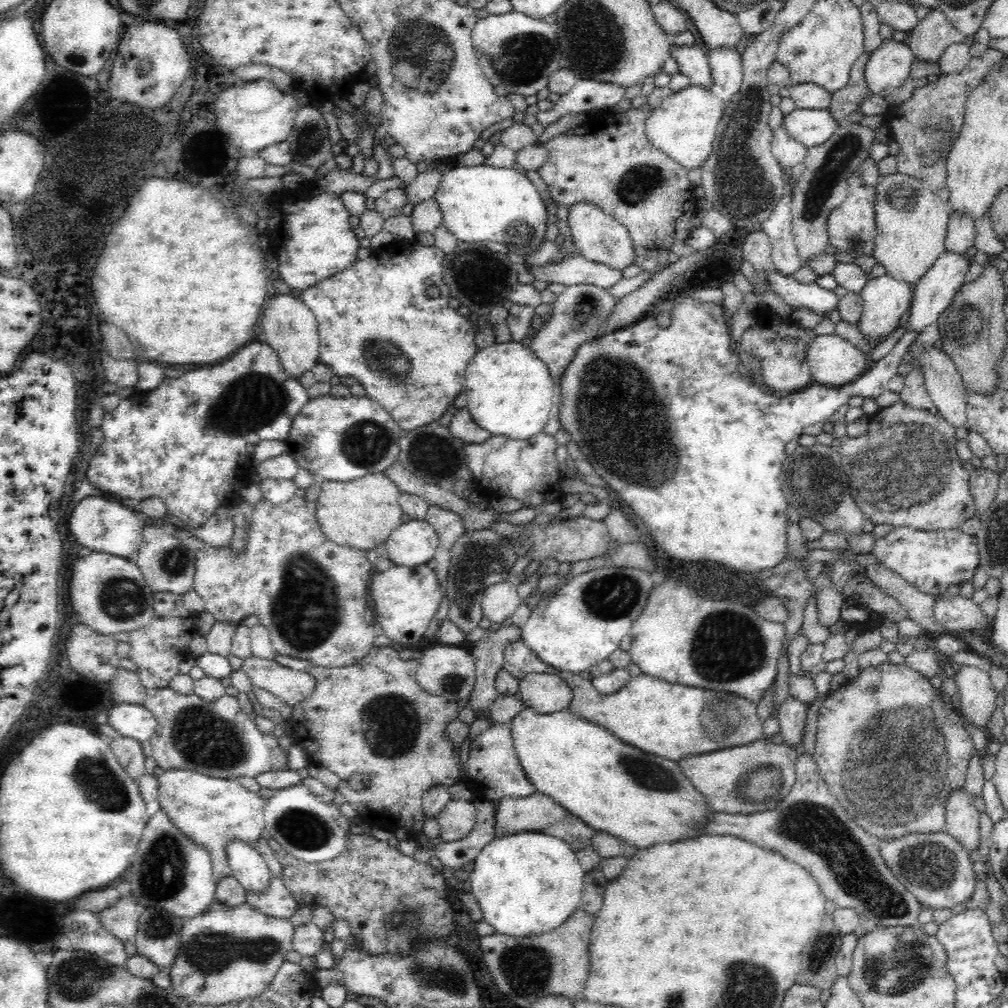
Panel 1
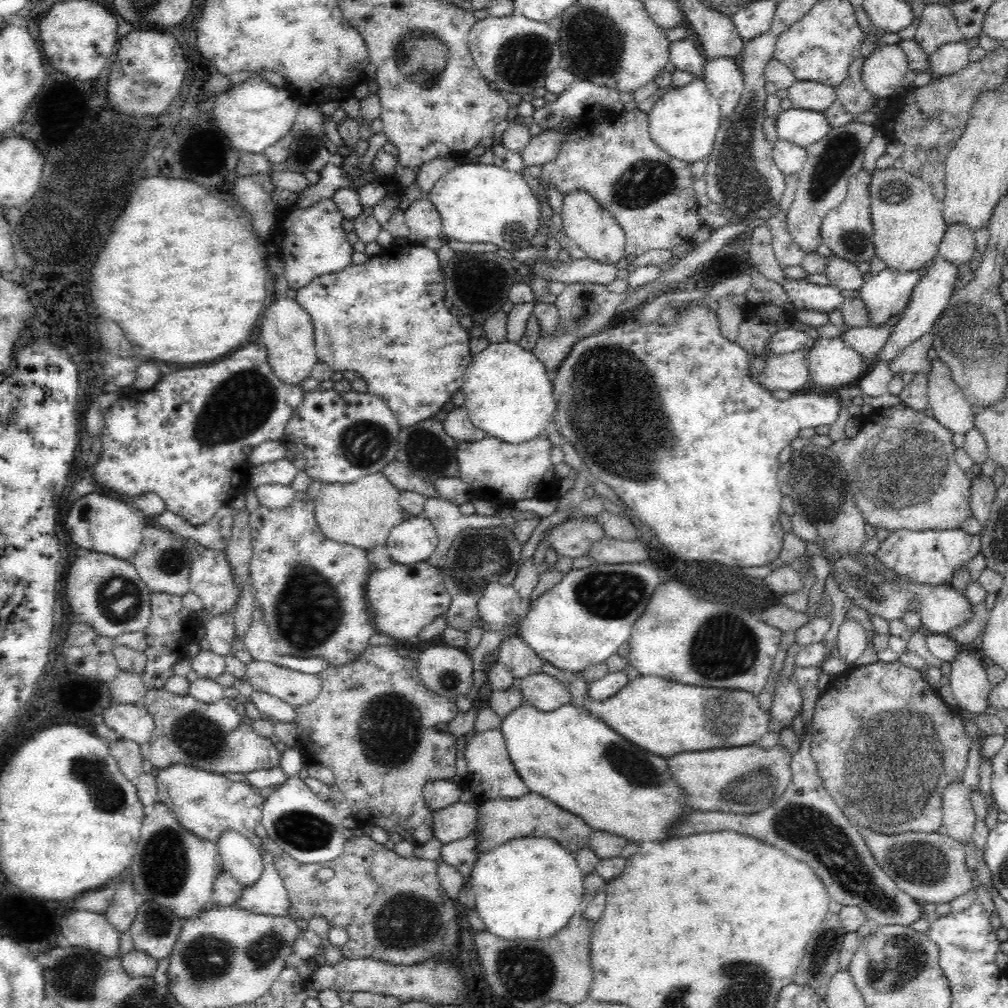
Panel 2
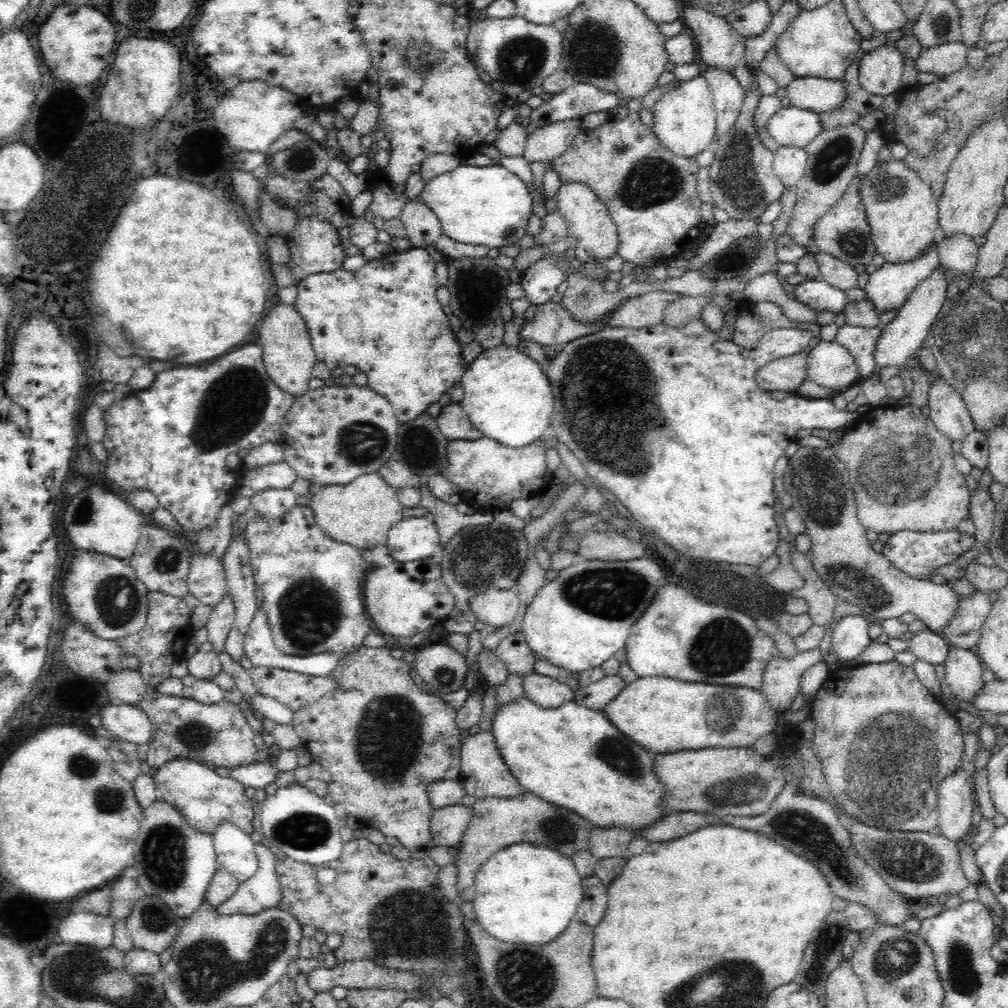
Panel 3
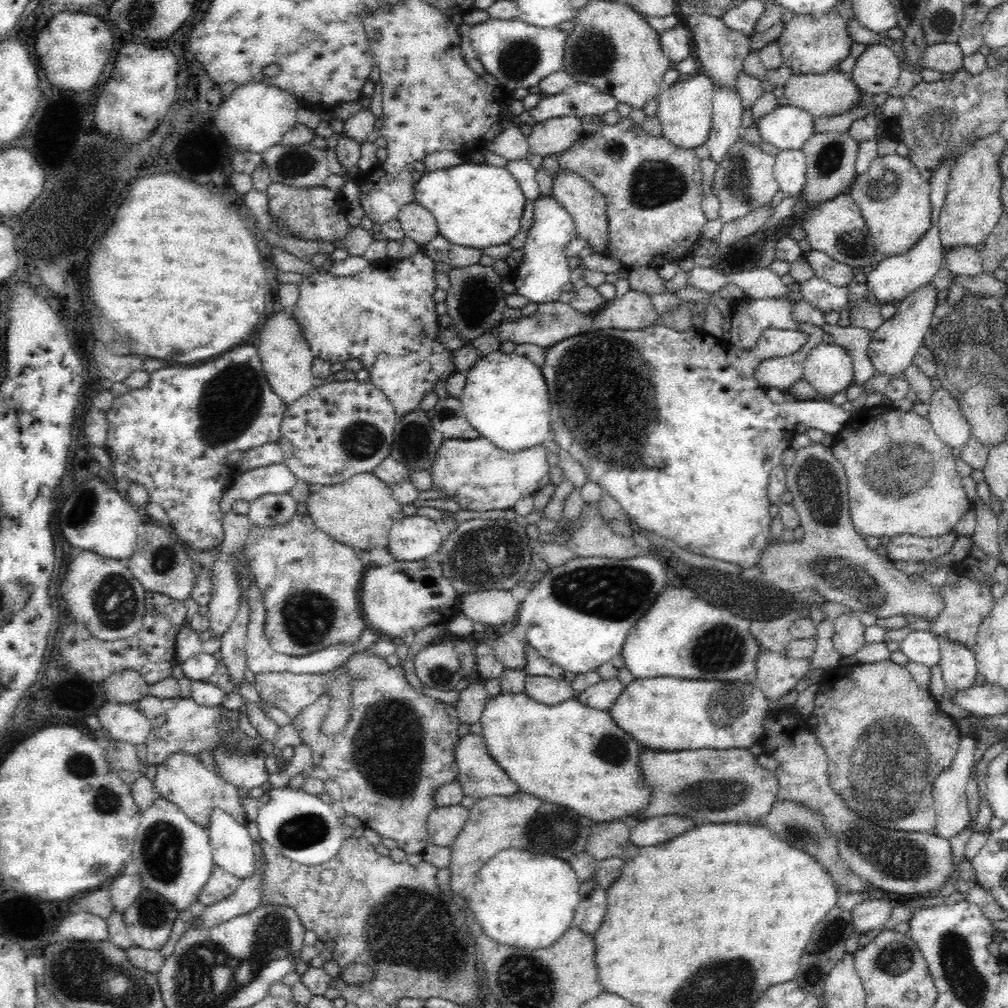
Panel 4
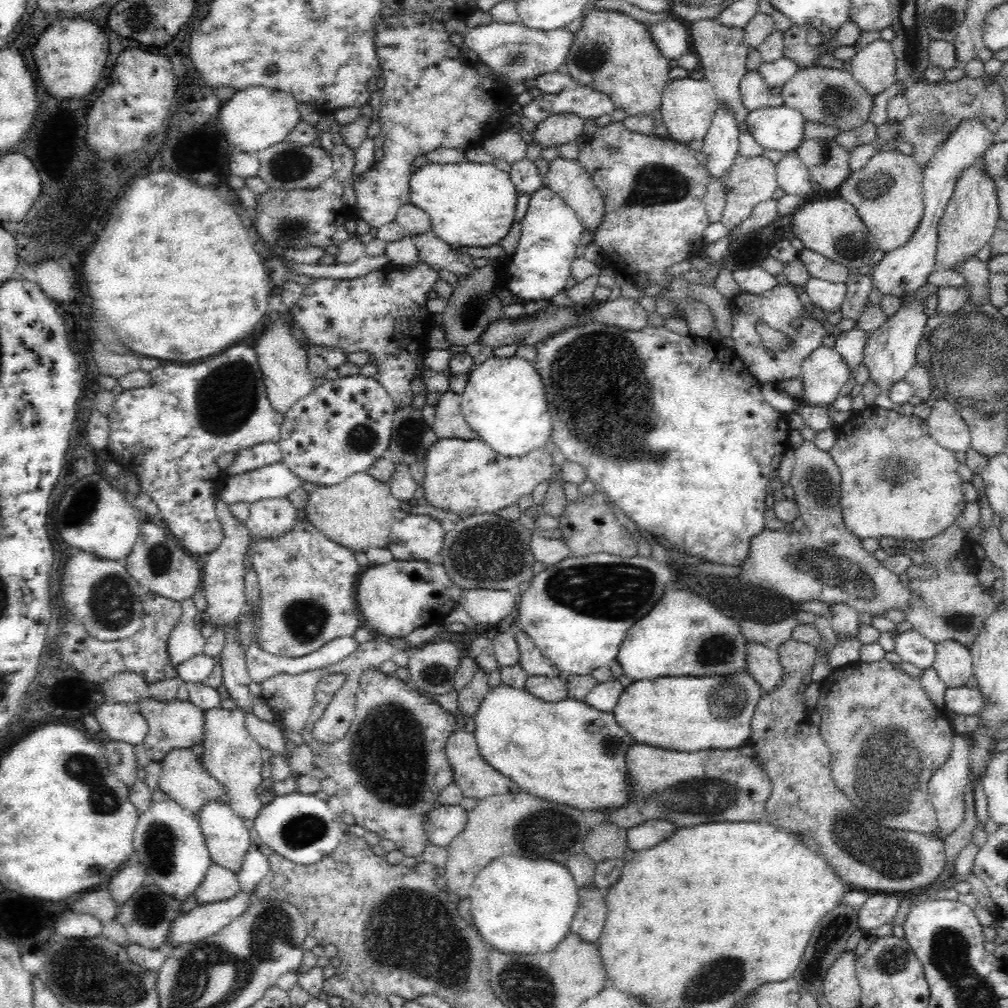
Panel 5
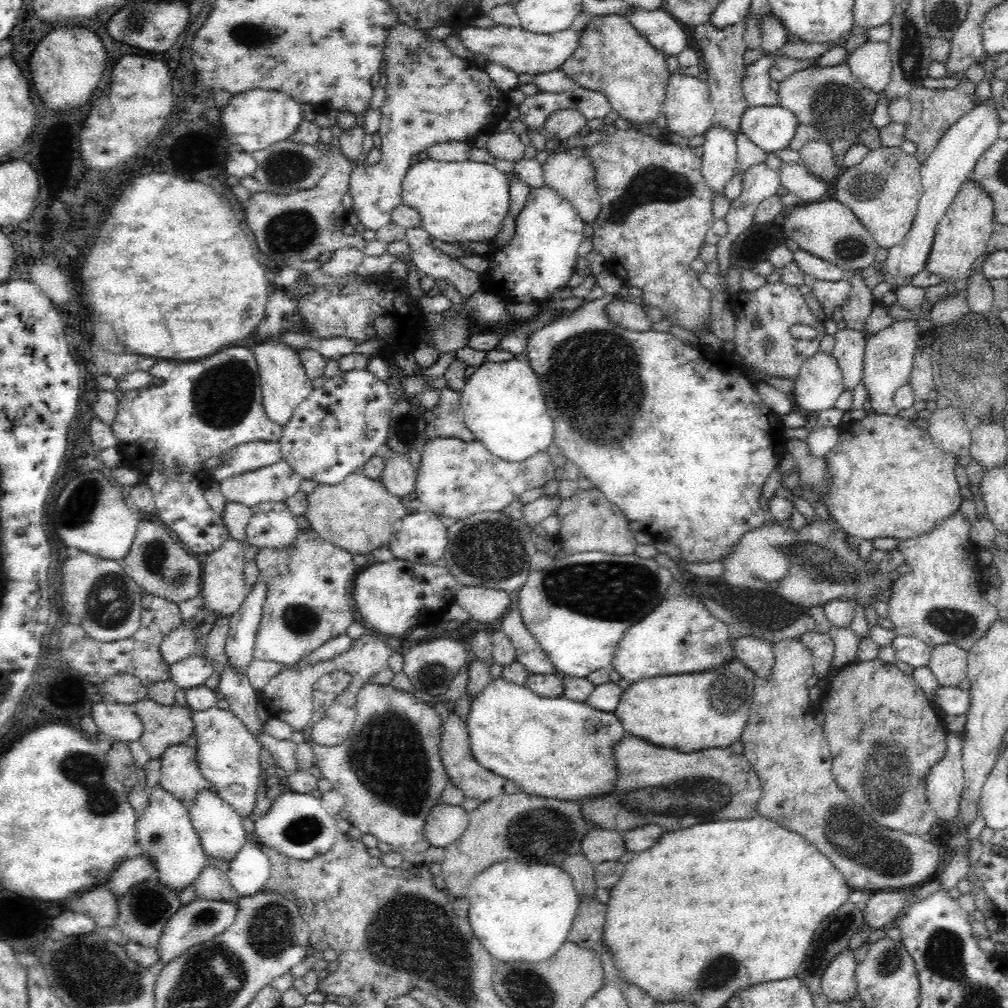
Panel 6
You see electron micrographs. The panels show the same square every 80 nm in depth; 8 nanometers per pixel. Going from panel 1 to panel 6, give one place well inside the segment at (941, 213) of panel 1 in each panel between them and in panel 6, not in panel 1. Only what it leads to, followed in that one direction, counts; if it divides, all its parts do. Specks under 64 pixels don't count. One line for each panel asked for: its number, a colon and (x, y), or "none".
2: (908, 226)
3: (900, 207)
4: (892, 195)
5: (887, 192)
6: (883, 190)

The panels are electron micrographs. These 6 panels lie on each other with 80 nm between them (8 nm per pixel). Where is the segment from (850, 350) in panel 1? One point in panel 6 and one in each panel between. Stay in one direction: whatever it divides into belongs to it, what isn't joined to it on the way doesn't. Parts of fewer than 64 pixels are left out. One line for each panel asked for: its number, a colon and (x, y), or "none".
2: (831, 362)
3: (829, 364)
4: (828, 368)
5: (823, 374)
6: (819, 383)

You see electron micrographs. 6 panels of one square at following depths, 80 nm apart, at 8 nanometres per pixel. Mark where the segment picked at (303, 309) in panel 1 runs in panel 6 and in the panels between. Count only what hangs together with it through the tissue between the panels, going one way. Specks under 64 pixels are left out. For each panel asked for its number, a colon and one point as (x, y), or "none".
2: (287, 332)
3: (288, 356)
4: (285, 355)
5: (282, 360)
6: (284, 384)

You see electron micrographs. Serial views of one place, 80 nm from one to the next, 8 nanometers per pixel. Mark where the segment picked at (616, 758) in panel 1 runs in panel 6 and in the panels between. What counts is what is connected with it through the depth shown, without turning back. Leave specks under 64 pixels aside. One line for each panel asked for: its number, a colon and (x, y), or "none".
2: (575, 760)
3: (571, 756)
4: (569, 754)
5: (566, 751)
6: (555, 747)

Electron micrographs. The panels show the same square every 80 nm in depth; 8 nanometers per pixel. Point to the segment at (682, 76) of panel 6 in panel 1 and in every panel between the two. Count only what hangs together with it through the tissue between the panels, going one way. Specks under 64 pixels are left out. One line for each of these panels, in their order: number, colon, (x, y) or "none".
1: (683, 125)
2: (684, 121)
3: (684, 118)
4: (685, 110)
5: (688, 105)

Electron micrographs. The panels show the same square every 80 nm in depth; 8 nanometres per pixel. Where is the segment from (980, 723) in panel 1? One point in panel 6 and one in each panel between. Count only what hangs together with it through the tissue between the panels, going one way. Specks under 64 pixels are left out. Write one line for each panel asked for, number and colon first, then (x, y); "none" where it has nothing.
2: (968, 682)
3: (963, 670)
4: (958, 665)
5: (952, 662)
6: (948, 662)

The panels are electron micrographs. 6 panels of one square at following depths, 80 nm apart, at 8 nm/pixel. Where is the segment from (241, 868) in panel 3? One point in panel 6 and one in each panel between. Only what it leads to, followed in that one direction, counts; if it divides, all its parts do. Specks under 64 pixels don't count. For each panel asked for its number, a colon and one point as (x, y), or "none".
4: (232, 847)
5: (226, 837)
6: (219, 828)

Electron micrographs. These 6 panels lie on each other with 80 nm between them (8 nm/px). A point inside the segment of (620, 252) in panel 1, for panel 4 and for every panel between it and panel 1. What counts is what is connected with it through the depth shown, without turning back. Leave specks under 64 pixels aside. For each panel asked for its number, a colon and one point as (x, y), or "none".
2: (588, 225)
3: (587, 217)
4: (588, 207)

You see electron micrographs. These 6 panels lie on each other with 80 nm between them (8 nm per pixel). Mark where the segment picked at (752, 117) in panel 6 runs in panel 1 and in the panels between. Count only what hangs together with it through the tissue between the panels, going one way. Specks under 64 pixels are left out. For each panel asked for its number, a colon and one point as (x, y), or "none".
1: (810, 127)
2: (802, 127)
3: (790, 126)
4: (786, 127)
5: (781, 128)

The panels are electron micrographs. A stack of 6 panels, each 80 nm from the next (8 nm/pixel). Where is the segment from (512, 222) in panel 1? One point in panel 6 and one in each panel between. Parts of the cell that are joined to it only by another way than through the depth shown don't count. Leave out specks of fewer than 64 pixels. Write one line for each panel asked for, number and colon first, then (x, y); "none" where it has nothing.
2: (484, 203)
3: (486, 205)
4: (477, 205)
5: (469, 204)
6: (465, 201)

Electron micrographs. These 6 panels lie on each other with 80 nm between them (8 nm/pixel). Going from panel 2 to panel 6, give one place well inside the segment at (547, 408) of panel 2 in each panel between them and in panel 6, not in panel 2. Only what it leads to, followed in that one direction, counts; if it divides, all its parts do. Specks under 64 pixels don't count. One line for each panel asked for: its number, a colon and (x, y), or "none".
3: (506, 395)
4: (505, 399)
5: (503, 402)
6: (505, 408)

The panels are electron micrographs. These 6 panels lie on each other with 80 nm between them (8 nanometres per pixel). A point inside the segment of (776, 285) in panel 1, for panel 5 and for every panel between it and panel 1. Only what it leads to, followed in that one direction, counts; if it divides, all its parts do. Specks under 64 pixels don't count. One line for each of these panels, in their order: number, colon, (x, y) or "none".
2: (805, 295)
3: (818, 294)
4: (819, 292)
5: (828, 296)

